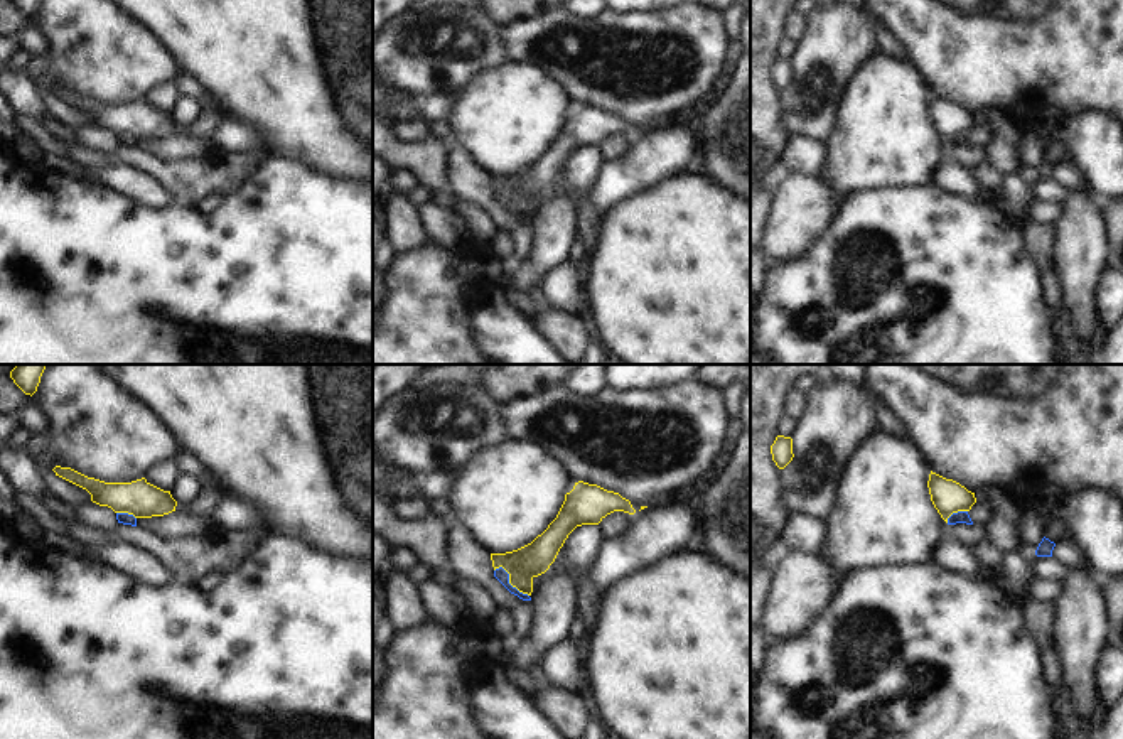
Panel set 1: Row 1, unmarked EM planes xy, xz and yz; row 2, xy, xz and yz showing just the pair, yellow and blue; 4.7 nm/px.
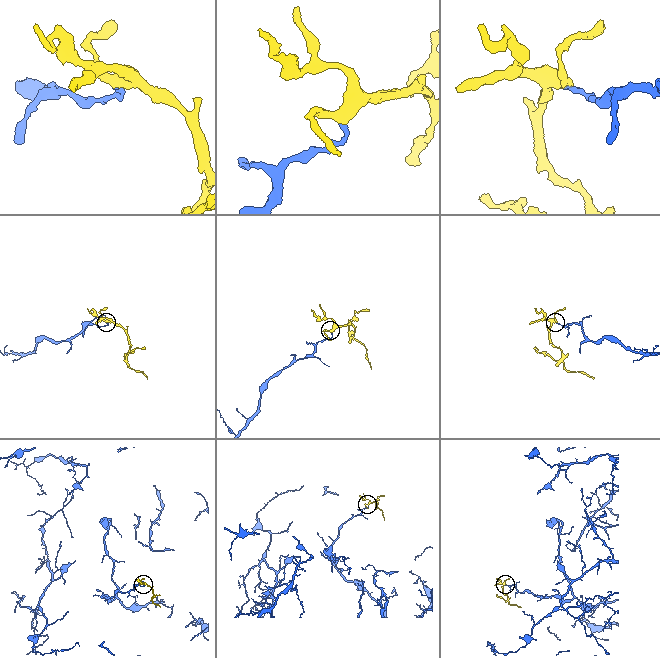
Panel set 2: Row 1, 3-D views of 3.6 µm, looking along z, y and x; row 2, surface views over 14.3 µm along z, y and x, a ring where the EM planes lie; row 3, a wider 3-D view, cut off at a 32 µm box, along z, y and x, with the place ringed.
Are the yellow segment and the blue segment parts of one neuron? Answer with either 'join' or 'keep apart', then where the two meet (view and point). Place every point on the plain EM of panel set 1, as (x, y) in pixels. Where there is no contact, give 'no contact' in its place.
keep apart; meets yellow in xz at (510, 203)

